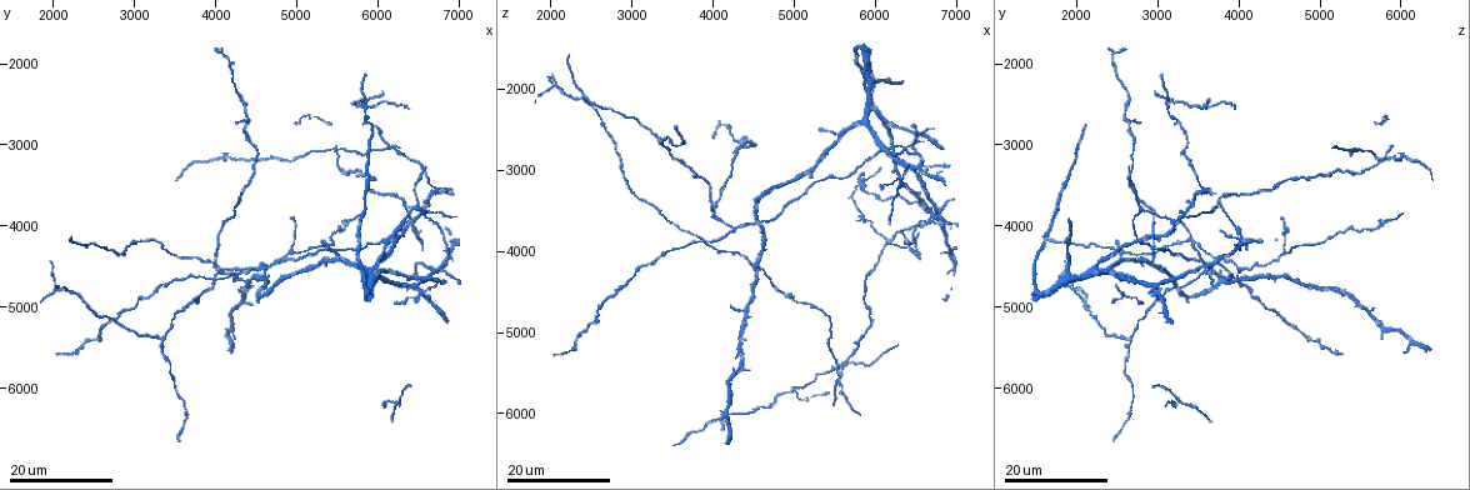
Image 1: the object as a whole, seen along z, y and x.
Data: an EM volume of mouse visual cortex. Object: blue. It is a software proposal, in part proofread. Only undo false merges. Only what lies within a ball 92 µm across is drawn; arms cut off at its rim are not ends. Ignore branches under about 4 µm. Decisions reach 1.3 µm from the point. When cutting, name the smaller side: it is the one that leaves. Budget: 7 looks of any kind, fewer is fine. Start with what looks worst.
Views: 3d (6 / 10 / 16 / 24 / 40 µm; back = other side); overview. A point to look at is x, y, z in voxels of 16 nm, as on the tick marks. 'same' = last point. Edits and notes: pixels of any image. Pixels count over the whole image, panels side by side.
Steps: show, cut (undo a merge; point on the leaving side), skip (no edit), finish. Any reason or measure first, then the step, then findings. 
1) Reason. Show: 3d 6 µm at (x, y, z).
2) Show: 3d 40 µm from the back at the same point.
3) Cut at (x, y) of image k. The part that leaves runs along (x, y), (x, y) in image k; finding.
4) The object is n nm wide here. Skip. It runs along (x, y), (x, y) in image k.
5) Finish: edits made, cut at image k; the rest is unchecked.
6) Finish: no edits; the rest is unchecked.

Branch point. Show: 3d 16 µm at (6300, 3750, 3750).

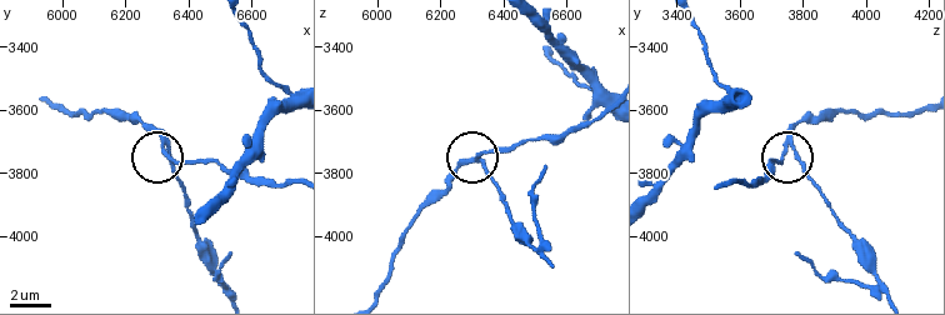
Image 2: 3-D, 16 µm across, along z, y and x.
Closer look. Show: 3d 6 µm at (6330, 3710, 3770).

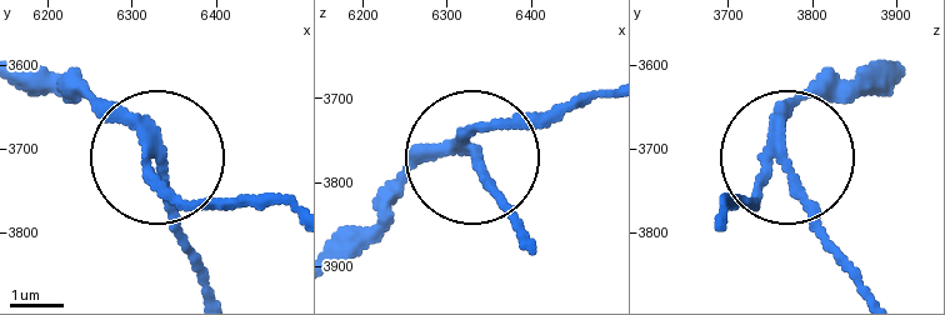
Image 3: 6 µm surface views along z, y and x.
3 arms meet here. Cut at (179, 223) of image 3. The part that leaves runs along (155, 163), (209, 293) in image 3; two cells meet here.

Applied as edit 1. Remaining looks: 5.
Arms run side by side. Show: 3d 16 µm at (6500, 3750, 2750).

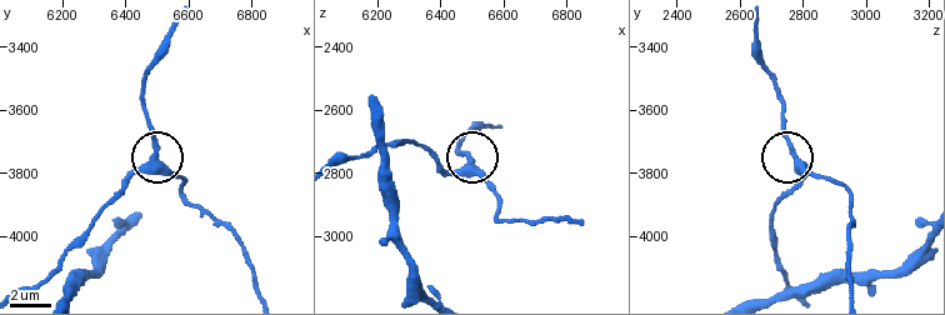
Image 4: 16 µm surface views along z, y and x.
Show: 3d 10 µm at (6490, 3750, 2780).

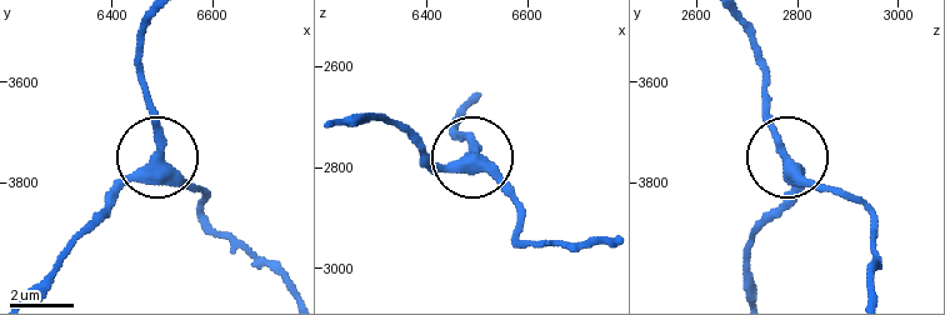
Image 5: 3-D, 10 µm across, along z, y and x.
The side arm is 9 µm long. Skip. It runs along (26, 291), (154, 154), (148, 84) in image 5; all the same cell.

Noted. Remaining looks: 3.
Four arms meet. Show: 3d 16 µm at (4250, 4550, 3700).

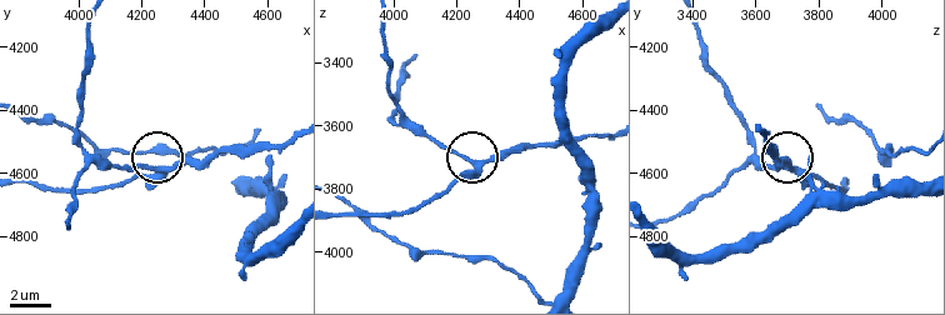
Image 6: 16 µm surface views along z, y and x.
Show: 3d 6 µm at (4250, 4590, 3720).

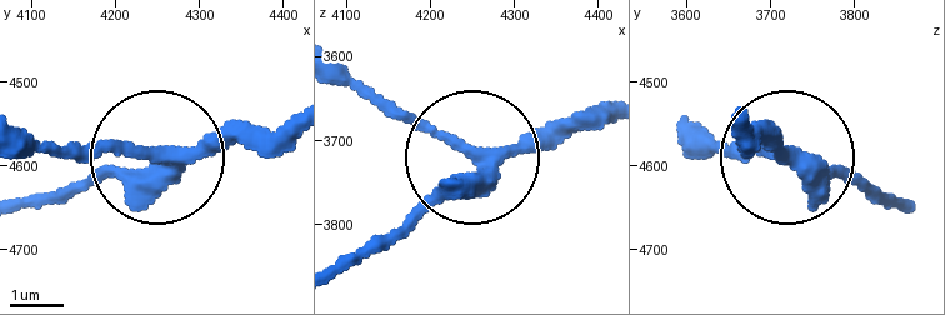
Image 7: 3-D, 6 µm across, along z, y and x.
4 arms meet here. Skip. It runs along (290, 119), (79, 185) in image 7; continuous, no second cell.

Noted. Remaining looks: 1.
Finish: edits made, cut at image 3; the rest is unchecked.

